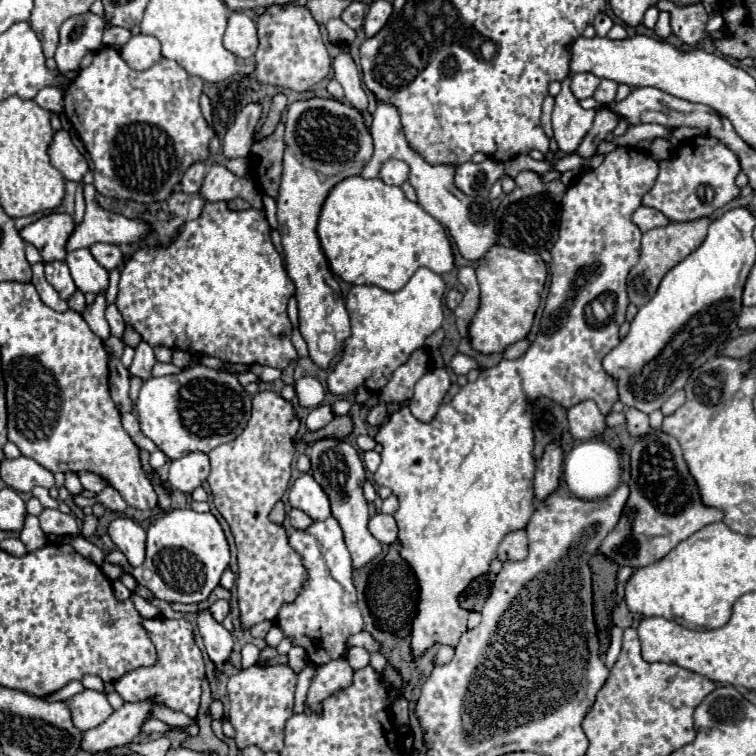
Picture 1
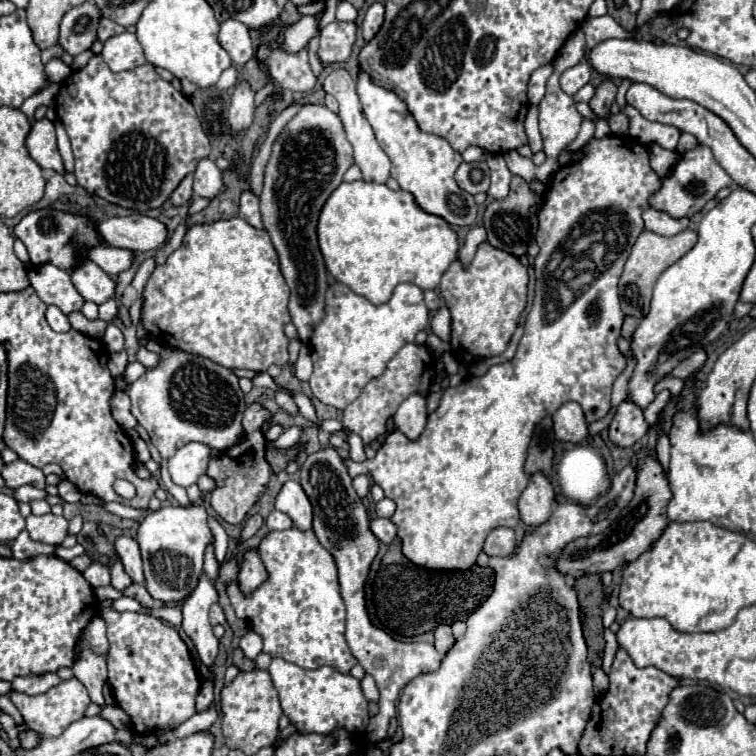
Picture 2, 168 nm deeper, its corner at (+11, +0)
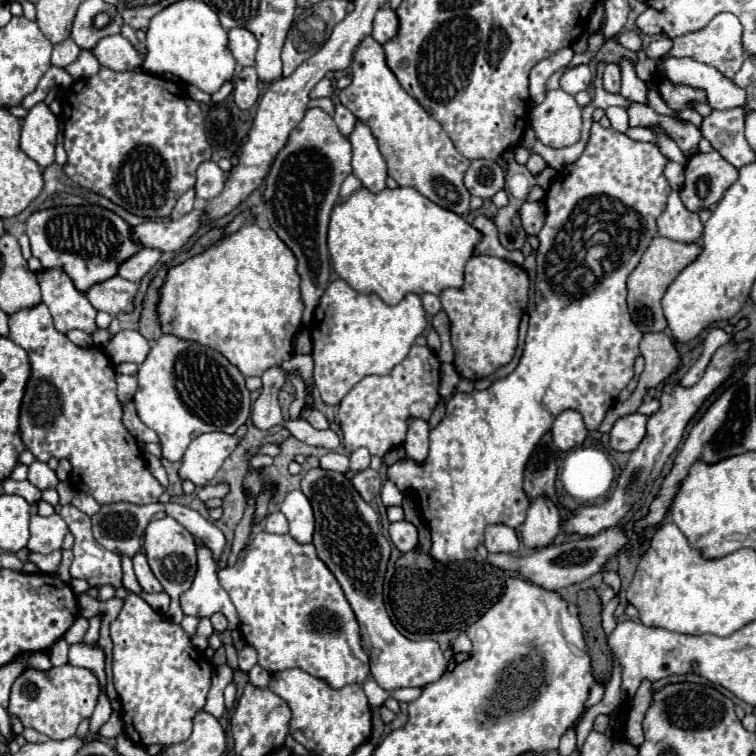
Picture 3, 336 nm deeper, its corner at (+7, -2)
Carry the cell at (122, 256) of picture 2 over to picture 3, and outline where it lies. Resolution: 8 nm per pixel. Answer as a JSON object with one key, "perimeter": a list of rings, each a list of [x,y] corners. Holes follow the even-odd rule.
{"perimeter":[[[141,249],[127,261],[123,261],[117,269],[117,273],[127,281],[139,281],[161,257],[161,251],[157,249]]]}

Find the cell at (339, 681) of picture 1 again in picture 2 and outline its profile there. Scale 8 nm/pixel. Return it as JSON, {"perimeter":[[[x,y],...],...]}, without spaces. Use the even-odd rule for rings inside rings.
{"perimeter":[[[273,659],[269,673],[279,693],[283,713],[297,727],[297,733],[329,735],[335,729],[347,729],[349,733],[361,733],[367,729],[367,699],[353,675],[339,673],[331,667],[307,671],[293,663],[287,663],[285,659]]]}

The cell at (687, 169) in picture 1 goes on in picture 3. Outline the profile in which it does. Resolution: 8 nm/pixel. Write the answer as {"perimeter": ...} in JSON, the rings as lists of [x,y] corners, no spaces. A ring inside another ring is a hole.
{"perimeter":[[[717,151],[697,153],[687,161],[685,183],[679,197],[689,211],[701,211],[719,203],[729,185],[739,177],[739,171],[729,165]]]}

